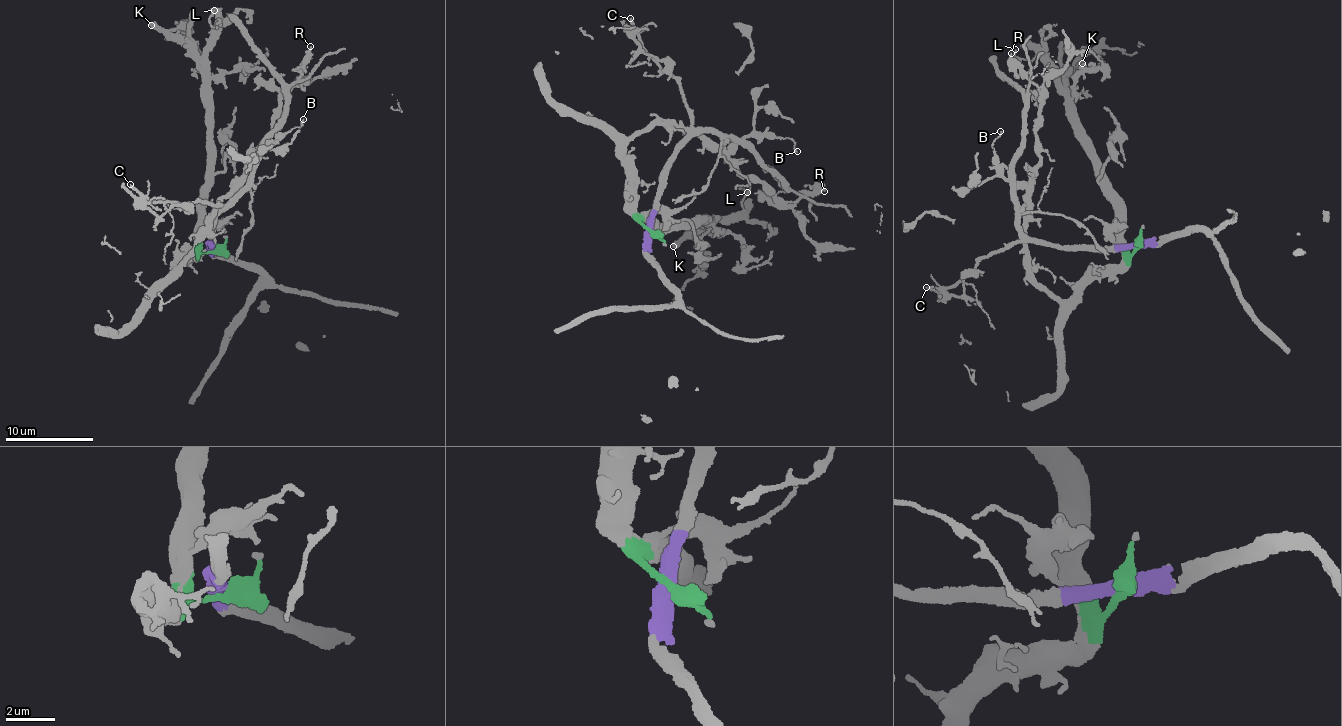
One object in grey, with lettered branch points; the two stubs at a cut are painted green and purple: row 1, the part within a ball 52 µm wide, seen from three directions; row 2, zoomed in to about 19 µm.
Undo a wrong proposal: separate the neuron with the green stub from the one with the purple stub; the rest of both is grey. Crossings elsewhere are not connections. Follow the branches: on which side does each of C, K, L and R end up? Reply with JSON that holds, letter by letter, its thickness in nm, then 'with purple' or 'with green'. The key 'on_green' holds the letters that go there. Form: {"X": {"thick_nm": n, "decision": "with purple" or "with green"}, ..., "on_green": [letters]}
{"C": {"thick_nm": 220, "decision": "with purple"}, "K": {"thick_nm": 480, "decision": "with green"}, "L": {"thick_nm": 150, "decision": "with green"}, "R": {"thick_nm": 300, "decision": "with green"}, "on_green": ["K", "L", "R"]}

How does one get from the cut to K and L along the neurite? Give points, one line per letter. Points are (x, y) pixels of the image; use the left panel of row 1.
K: (213, 249), (201, 248), (204, 193), (213, 168), (205, 76), (187, 48), (150, 25)
L: (213, 249), (201, 248), (213, 168), (204, 70), (219, 26), (217, 19), (210, 23), (215, 10)

